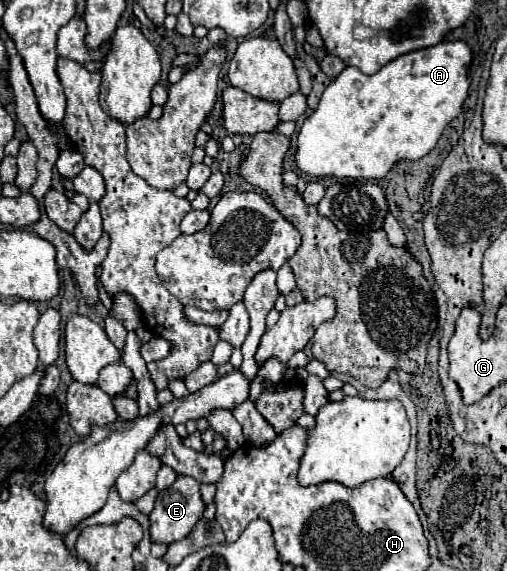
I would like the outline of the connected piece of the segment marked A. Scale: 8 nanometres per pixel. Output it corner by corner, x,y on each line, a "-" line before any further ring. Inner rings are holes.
443,41
435,47
401,55
375,75
363,75
357,67
345,67
323,91
315,111
303,121
297,135
295,165
309,177
383,179
401,159
421,159
439,141
443,129
459,115
469,89
471,49
465,41

